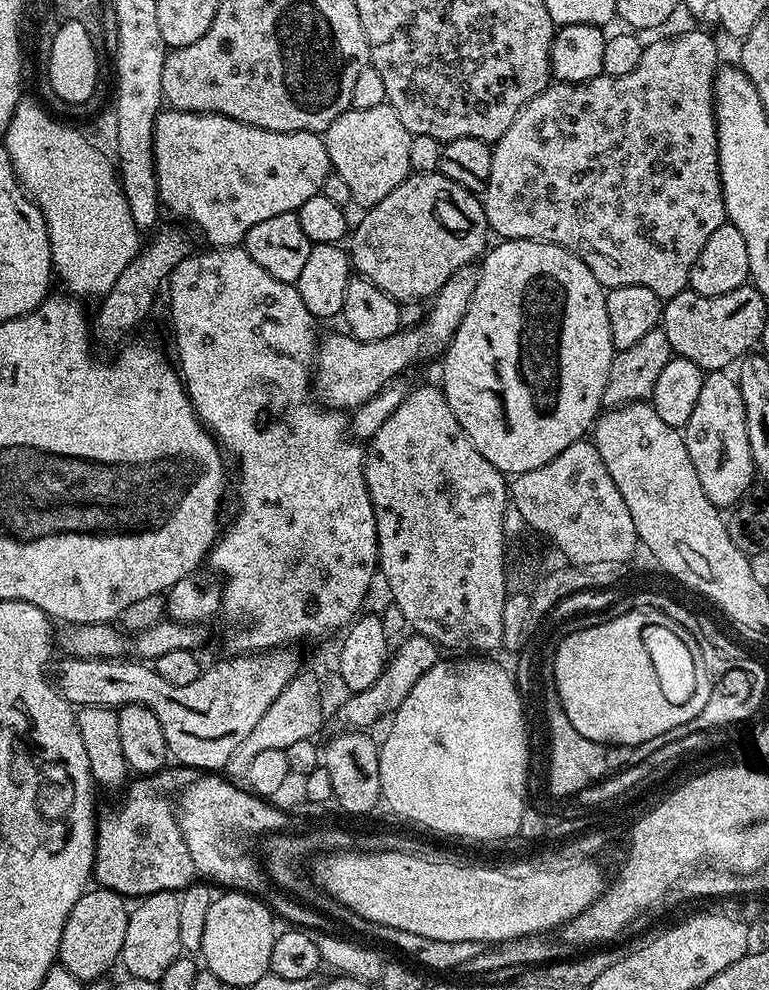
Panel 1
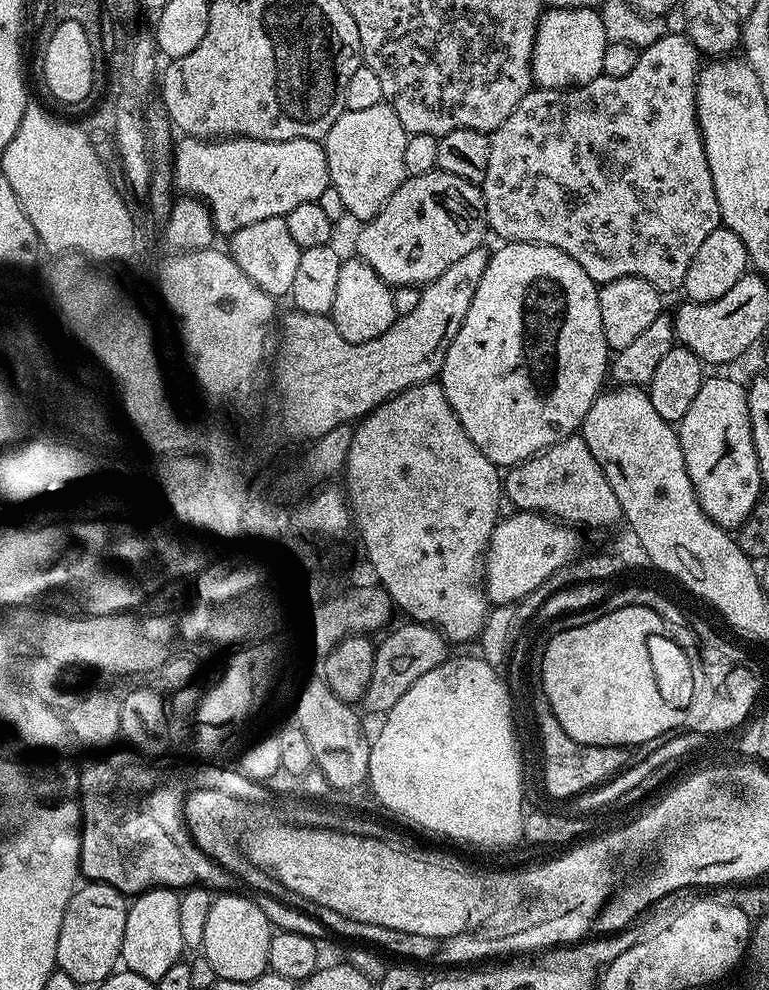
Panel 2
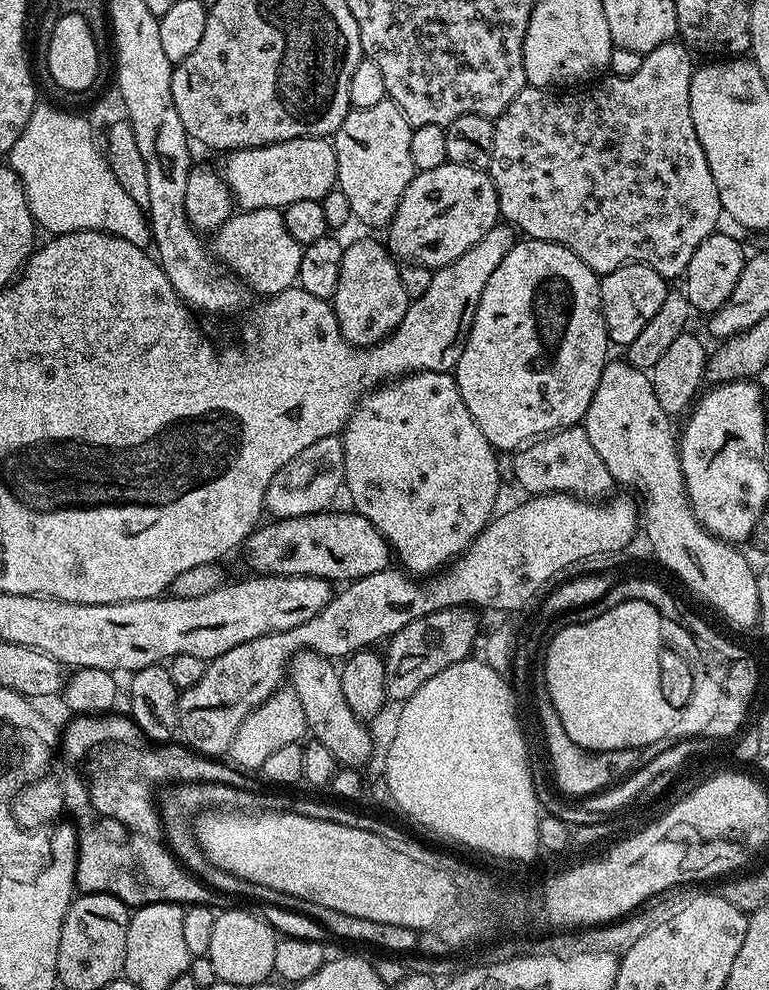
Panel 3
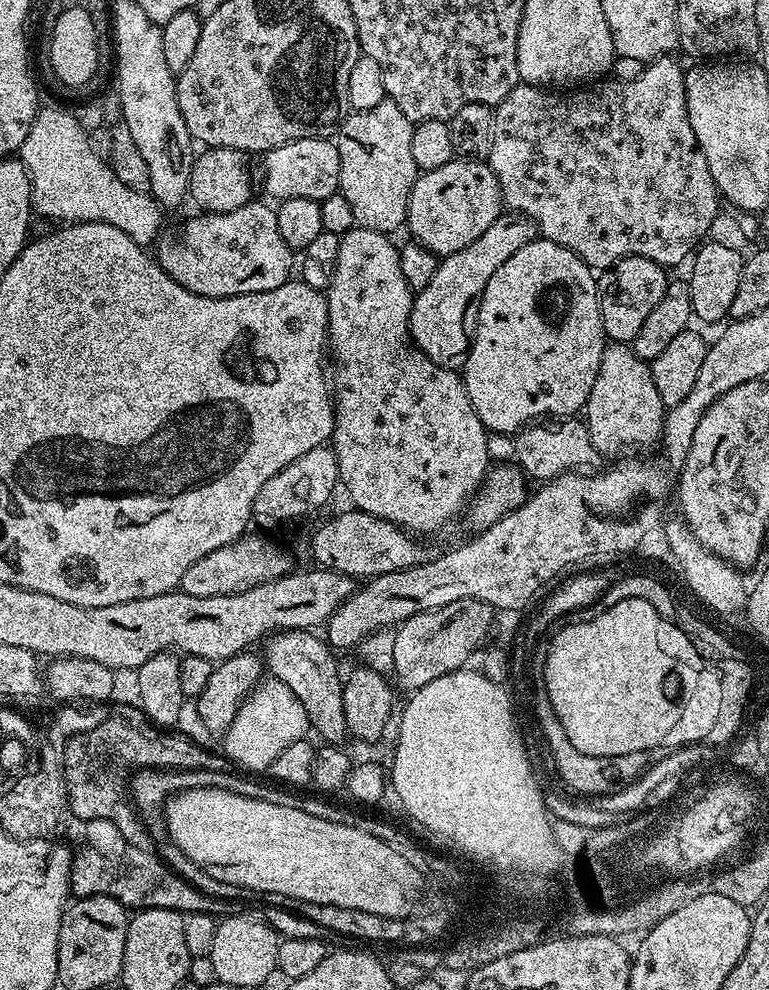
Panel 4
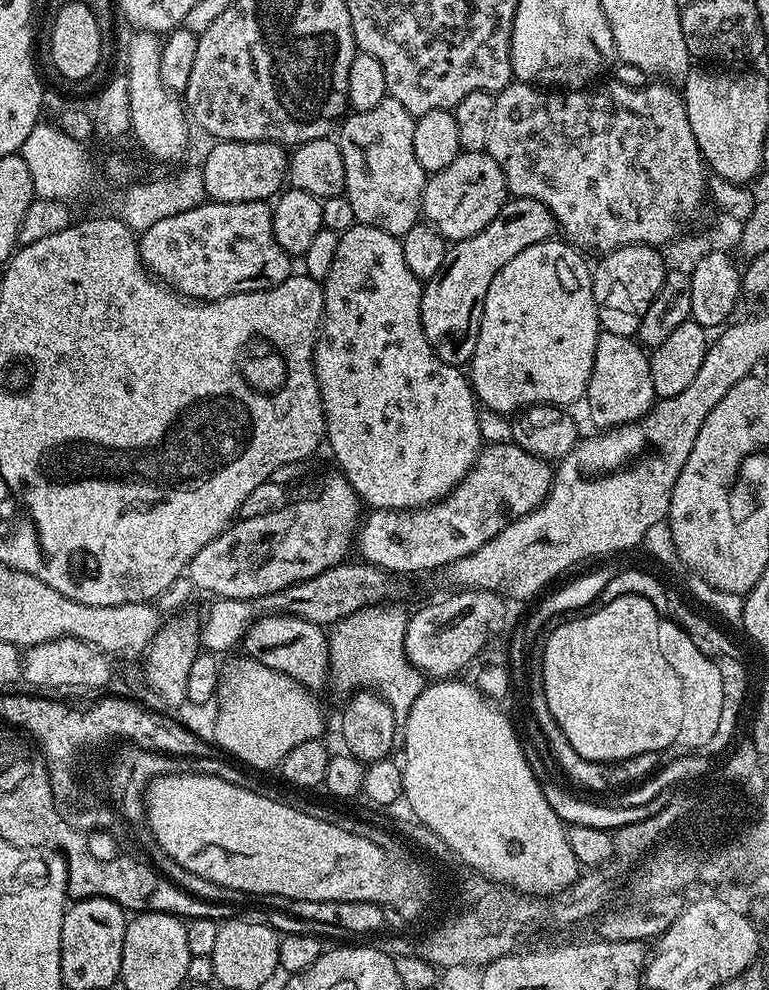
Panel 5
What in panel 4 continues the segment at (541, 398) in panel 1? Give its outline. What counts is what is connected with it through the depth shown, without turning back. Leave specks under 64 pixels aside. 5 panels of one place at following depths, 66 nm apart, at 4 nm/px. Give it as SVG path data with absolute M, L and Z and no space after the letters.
M543 238L531 240L518 254L514 254L498 270L494 270L494 278L486 282L486 290L480 296L480 309L476 319L476 332L472 335L472 347L464 357L462 375L466 394L478 414L478 418L484 423L489 433L509 432L515 434L525 426L539 421L541 418L572 418L583 409L584 403L590 398L590 390L594 387L594 378L598 378L598 366L602 362L602 354L606 347L606 337L602 326L602 314L600 313L600 294L598 280L593 269L589 268L580 257L570 250L558 246L554 242Z

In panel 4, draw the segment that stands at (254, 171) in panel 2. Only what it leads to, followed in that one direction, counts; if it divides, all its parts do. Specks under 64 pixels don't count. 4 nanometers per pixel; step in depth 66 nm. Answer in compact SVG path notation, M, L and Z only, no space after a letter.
M311 136L263 153L264 192L273 201L310 198L323 201L340 191L340 159L335 143L324 136Z

